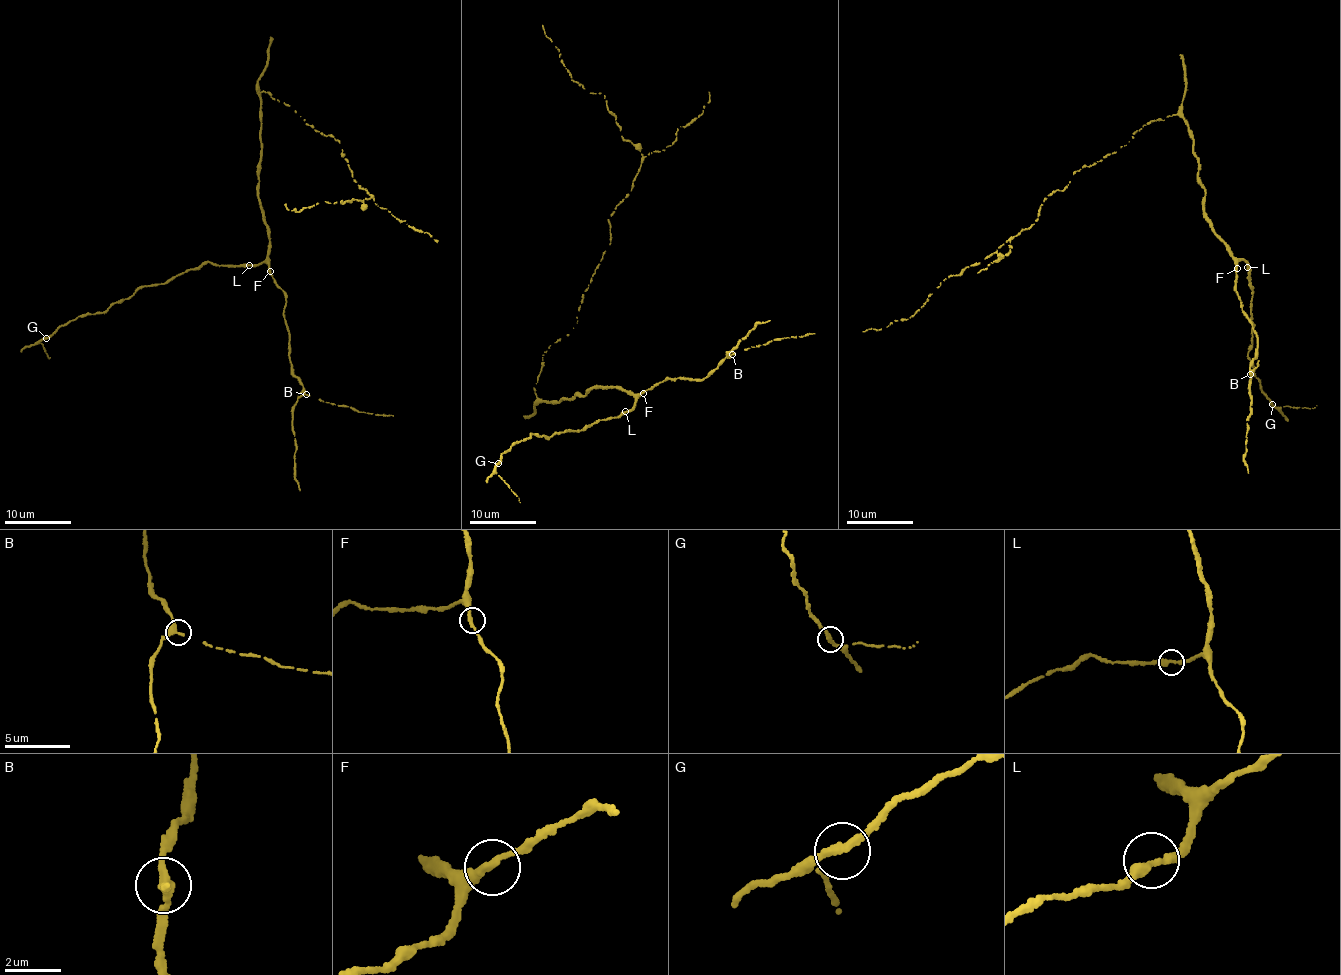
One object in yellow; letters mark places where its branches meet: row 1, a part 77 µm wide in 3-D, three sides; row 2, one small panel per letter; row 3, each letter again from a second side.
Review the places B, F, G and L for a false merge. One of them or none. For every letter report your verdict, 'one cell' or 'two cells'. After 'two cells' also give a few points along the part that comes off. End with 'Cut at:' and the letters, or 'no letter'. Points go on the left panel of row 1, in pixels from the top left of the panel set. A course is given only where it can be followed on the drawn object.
B: one cell
F: one cell
G: one cell
L: one cell
Cut at: no letter

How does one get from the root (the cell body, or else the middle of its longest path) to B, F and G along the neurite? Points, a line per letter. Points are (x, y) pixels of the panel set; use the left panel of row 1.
B: (260, 93), (256, 90), (261, 104), (258, 200), (270, 243), (269, 272), (285, 297), (290, 374), (307, 394)
F: (260, 93), (256, 90), (261, 104), (258, 200), (270, 243), (267, 257), (270, 271)
G: (260, 93), (258, 200), (270, 243), (267, 260), (204, 263), (143, 286), (104, 313), (67, 321), (46, 338)

